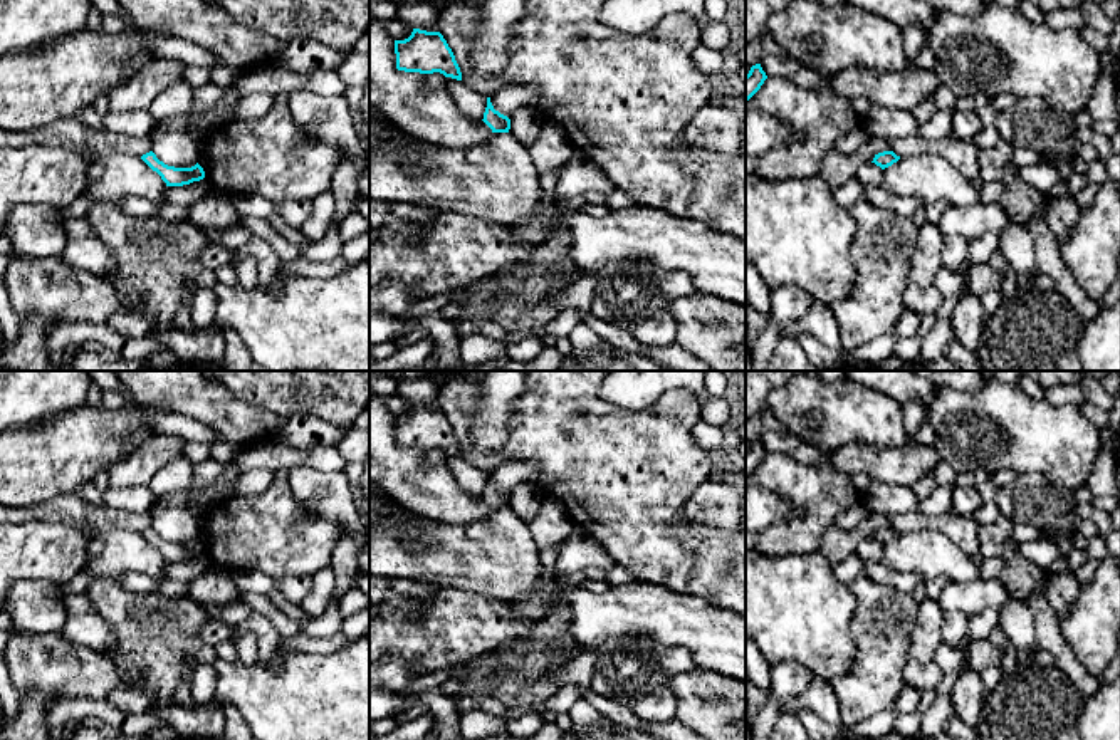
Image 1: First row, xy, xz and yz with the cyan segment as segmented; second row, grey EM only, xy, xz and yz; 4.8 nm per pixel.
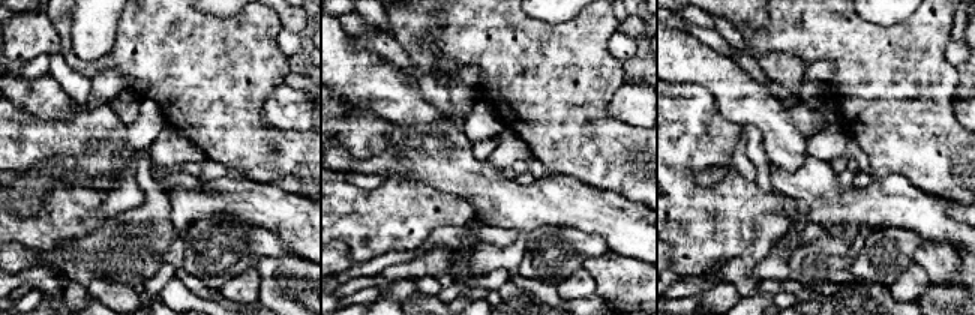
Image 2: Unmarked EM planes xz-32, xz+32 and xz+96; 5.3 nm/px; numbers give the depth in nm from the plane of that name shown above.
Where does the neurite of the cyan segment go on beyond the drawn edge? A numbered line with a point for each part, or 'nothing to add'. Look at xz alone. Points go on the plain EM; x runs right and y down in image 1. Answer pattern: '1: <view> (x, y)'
nothing to add

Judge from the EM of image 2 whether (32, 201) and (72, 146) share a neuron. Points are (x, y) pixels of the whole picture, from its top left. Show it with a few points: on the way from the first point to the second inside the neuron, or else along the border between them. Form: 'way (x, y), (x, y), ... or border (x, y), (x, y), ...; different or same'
border (35, 165), (71, 152), (75, 176), (90, 179); different

